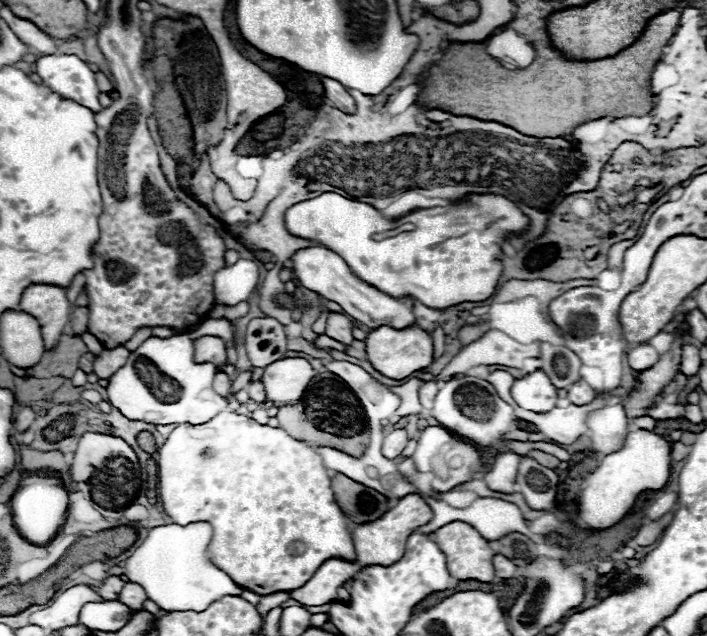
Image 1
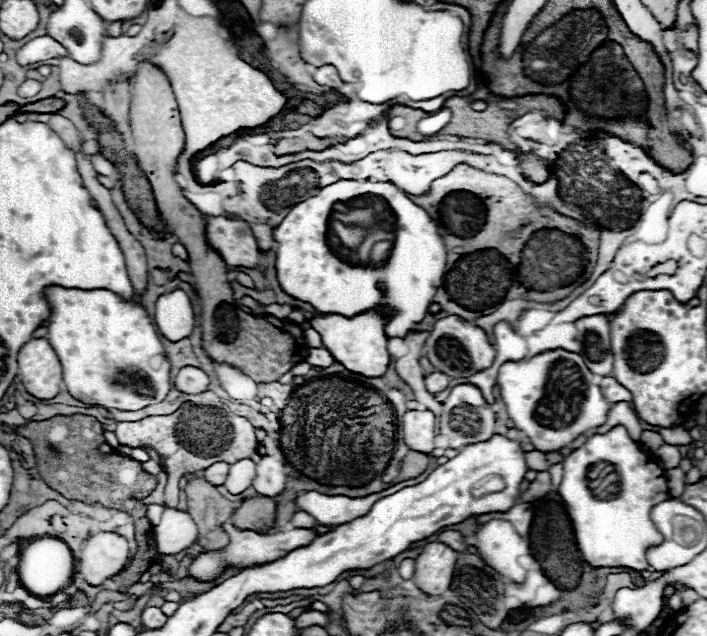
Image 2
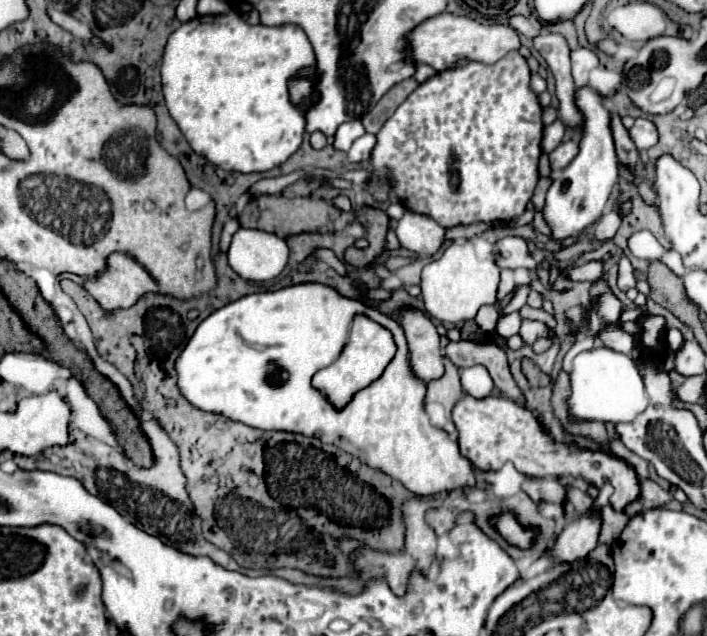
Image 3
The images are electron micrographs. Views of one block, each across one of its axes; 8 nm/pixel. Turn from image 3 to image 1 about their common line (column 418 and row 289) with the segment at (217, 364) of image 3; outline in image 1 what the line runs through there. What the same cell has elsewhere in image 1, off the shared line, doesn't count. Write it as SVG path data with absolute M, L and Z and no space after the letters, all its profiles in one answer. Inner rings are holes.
M324 192L286 210L286 228L290 228L294 236L322 242L326 248L340 254L358 278L374 284L374 288L394 298L412 296L424 306L436 310L444 310L462 302L480 302L490 298L496 292L502 274L502 242L510 234L520 236L528 228L528 222L528 216L514 202L500 194L472 194L462 202L454 202L448 206L414 210L394 222L382 218L382 214L370 204L358 202L354 198L344 198L336 192ZM374 234L382 234L382 240L374 240Z

